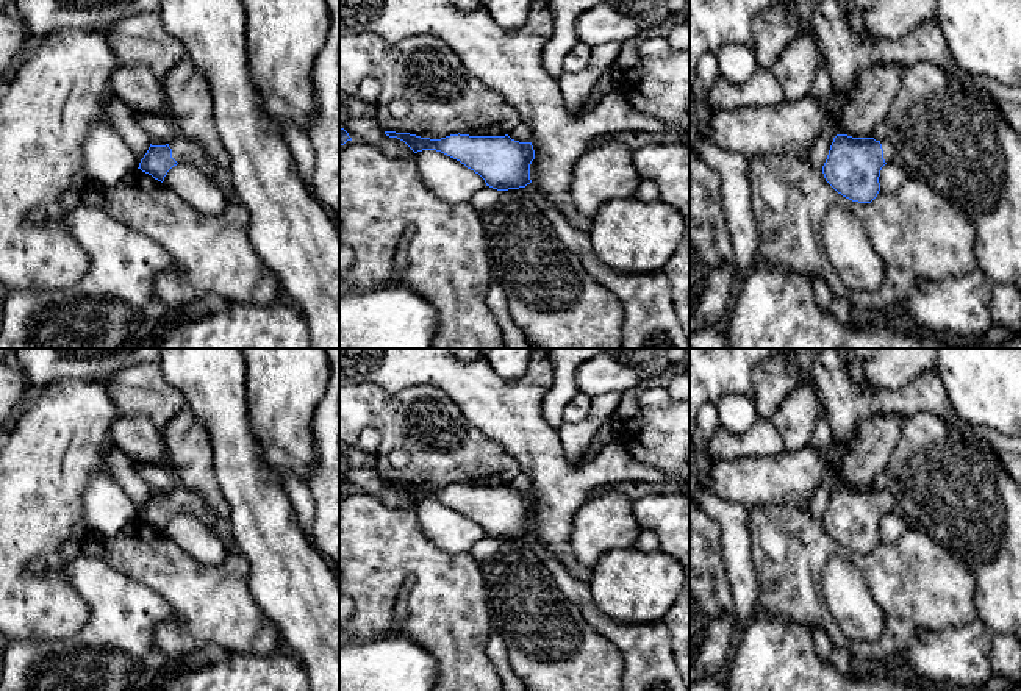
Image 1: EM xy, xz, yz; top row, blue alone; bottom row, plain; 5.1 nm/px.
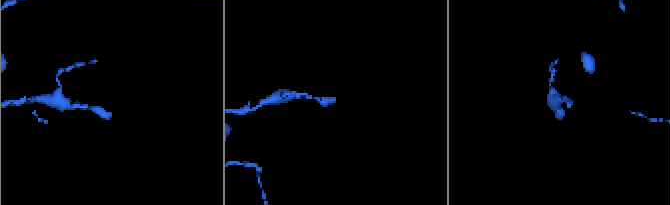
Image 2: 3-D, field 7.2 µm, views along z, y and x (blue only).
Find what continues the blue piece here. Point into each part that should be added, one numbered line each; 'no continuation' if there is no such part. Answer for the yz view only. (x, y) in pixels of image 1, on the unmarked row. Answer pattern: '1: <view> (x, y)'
1: yz (890, 504)

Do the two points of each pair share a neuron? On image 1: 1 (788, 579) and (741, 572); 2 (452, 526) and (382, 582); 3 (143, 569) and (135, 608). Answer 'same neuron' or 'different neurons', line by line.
1: different neurons
2: different neurons
3: different neurons

